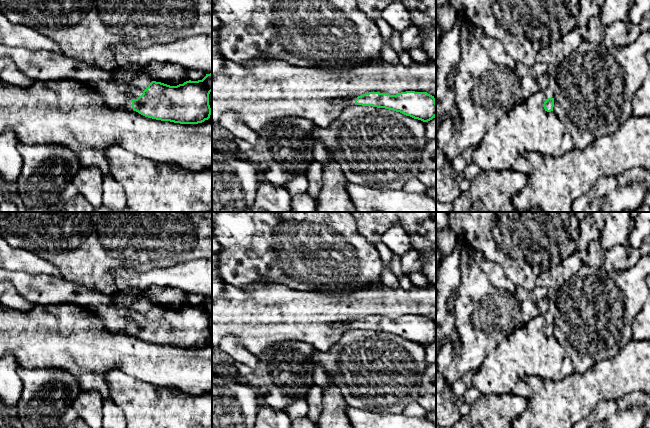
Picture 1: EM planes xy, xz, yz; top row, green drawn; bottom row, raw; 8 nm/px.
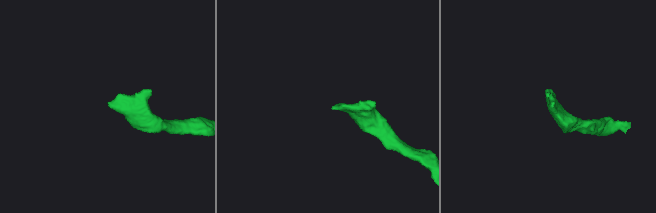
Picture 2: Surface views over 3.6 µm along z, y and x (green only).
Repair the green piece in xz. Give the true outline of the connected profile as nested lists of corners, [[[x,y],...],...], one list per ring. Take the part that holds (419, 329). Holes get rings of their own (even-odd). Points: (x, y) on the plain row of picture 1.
[[[406,315],[396,319],[369,316],[345,324],[346,329],[373,330],[400,336],[414,343],[428,346],[436,341],[434,320],[427,316]]]

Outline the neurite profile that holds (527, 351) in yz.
[[[539,314],[504,338],[484,360],[480,369],[475,371],[473,386],[481,394],[511,394],[528,400],[532,396],[532,389],[525,381],[527,376],[537,376],[543,380],[556,382],[574,373],[574,365],[566,351],[554,335],[547,336],[544,333],[544,326],[545,319]]]

